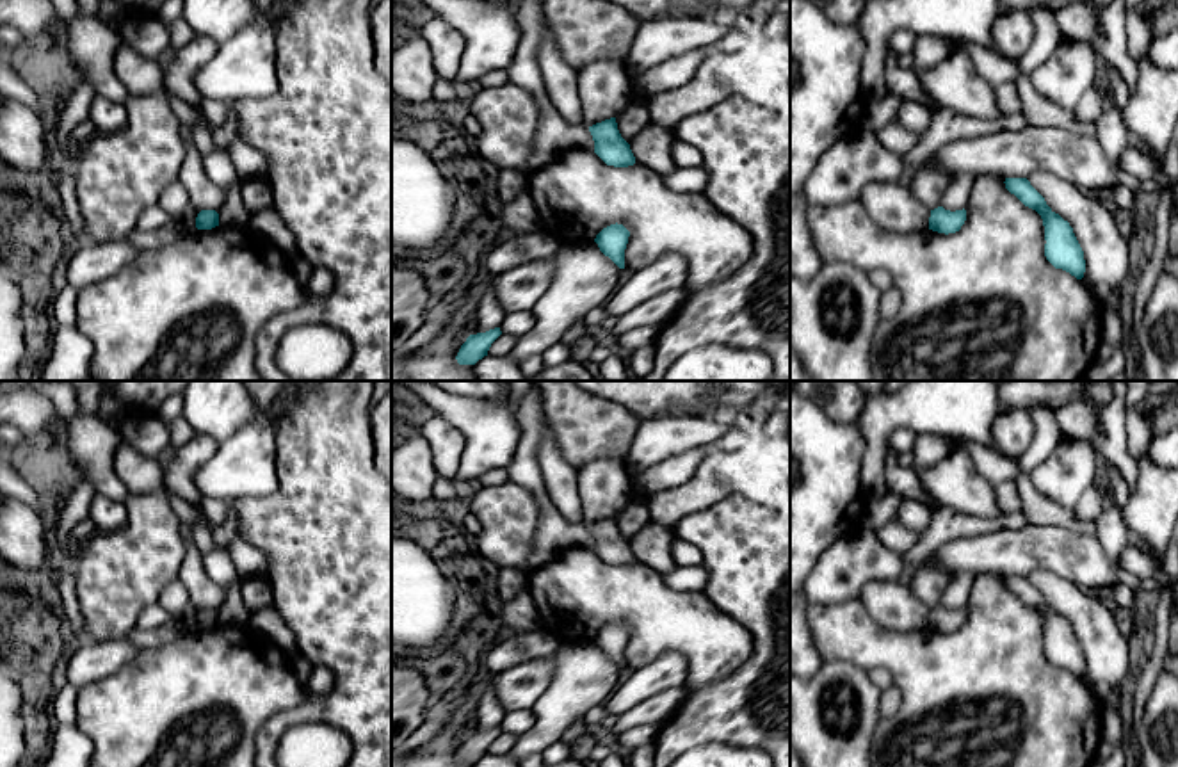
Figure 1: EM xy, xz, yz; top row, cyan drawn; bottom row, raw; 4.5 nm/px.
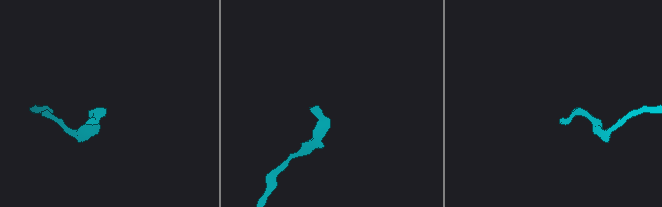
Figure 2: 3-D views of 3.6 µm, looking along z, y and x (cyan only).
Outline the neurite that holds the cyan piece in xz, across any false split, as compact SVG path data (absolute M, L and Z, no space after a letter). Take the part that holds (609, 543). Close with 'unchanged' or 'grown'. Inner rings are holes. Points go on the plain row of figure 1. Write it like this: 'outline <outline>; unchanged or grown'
outline M616 516L589 525L594 539L594 552L614 566L628 566L635 562L630 543L621 536Z; unchanged

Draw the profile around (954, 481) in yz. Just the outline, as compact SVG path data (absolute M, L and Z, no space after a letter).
M952 448L941 461L916 475L925 493L940 505L986 520L1002 516L995 486L977 472L964 450Z

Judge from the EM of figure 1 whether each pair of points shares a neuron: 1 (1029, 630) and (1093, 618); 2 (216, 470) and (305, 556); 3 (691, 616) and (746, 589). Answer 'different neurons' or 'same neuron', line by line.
1: different neurons
2: different neurons
3: different neurons

